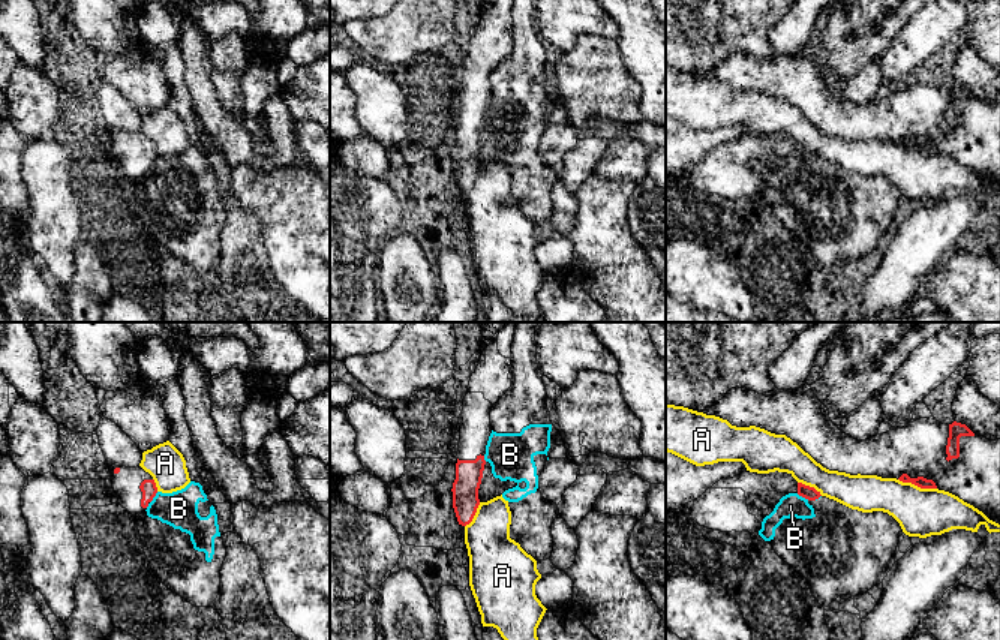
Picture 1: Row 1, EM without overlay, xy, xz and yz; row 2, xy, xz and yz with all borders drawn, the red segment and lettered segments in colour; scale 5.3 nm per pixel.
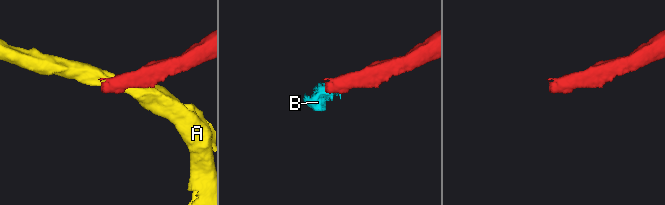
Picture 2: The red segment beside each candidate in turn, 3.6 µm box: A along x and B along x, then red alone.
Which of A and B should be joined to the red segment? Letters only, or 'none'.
none

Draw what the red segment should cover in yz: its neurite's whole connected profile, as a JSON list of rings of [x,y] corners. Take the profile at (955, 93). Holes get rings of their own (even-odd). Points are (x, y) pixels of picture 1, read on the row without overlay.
[[[954,85],[949,88],[949,102],[946,109],[946,124],[958,123],[960,121],[960,102],[961,100],[975,100],[975,97],[961,87]]]

